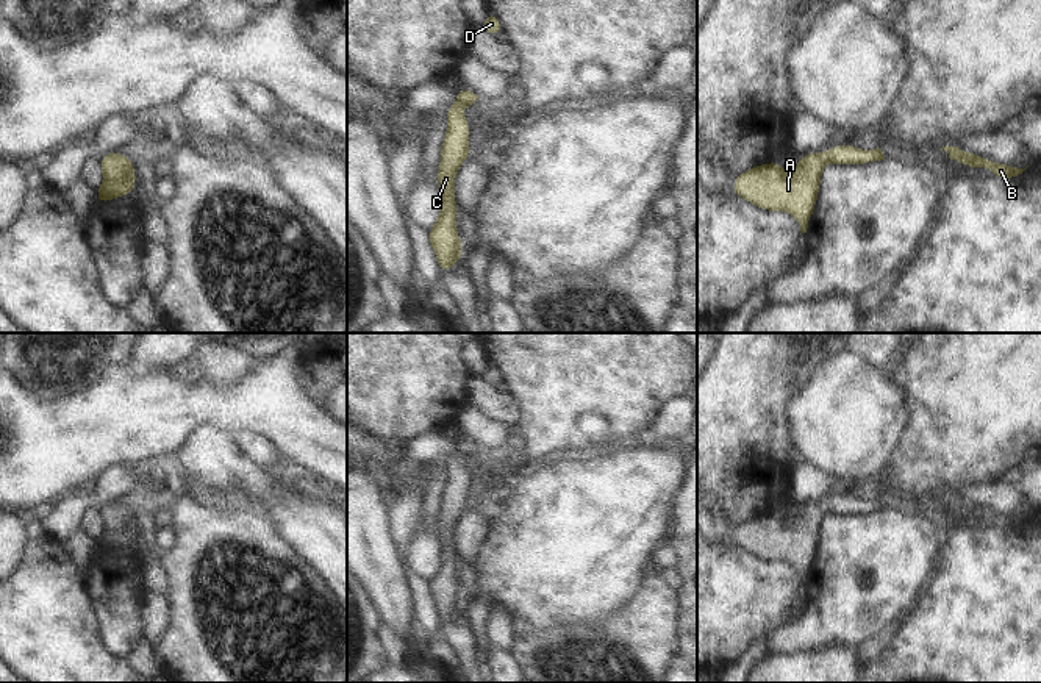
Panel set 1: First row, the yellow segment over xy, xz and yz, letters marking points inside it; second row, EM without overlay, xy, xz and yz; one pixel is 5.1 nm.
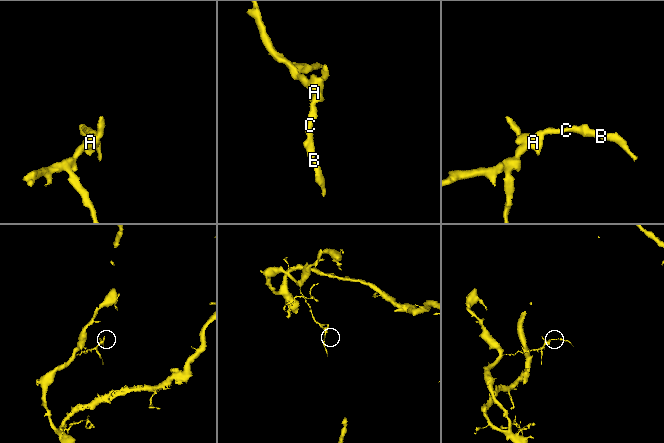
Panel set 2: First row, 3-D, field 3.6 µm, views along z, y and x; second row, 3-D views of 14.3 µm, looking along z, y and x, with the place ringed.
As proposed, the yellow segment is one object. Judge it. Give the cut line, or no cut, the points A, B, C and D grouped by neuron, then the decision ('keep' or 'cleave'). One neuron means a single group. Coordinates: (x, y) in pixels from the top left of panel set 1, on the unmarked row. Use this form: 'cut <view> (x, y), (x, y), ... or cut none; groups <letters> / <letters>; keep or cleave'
cut none; groups A B C D; keep

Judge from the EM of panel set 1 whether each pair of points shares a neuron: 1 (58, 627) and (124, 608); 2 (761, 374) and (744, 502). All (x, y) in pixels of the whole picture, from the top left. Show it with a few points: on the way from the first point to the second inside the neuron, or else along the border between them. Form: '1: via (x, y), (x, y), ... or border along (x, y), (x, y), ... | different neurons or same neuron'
1: border along (86, 580), (86, 597), (99, 640), (108, 650) | different neurons
2: via (738, 405), (735, 414), (733, 471) | same neuron

